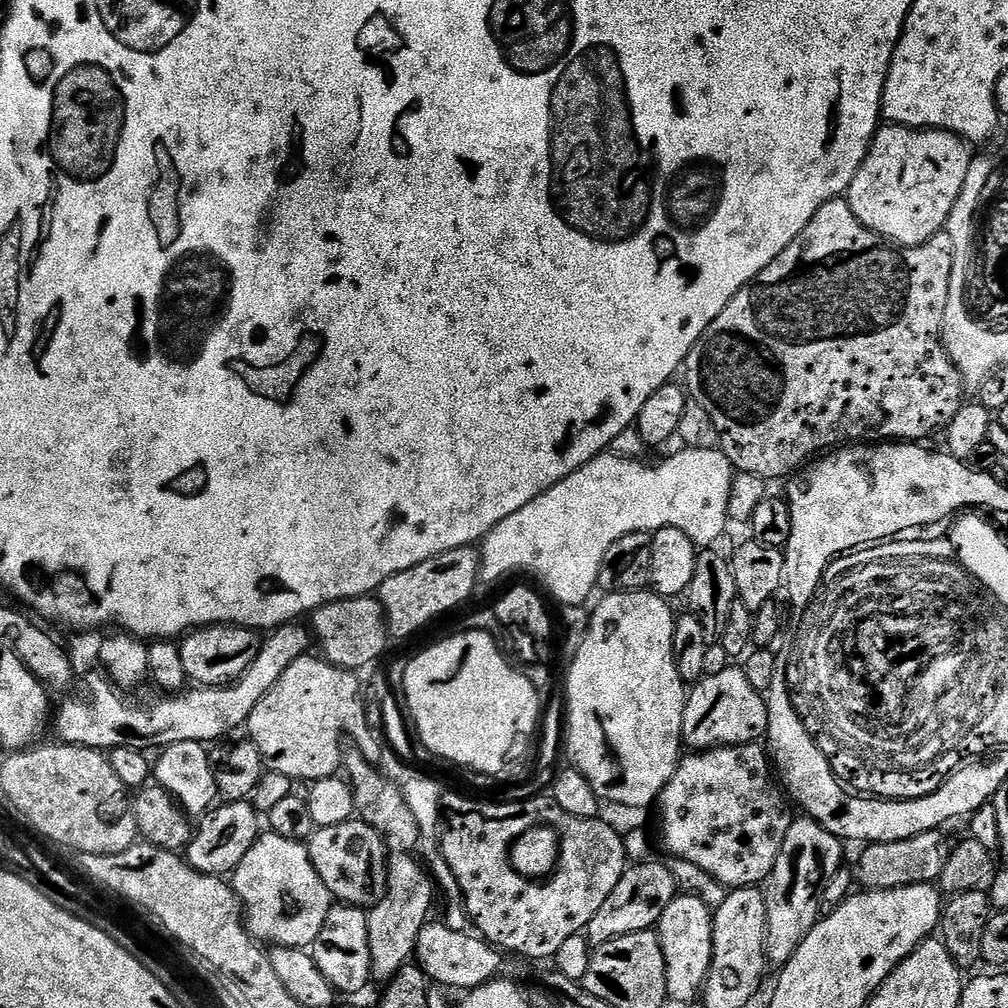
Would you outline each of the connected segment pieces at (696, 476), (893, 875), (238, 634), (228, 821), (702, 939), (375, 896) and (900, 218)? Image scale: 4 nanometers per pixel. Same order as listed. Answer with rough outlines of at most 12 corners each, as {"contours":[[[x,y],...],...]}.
{"contours":[[[684,448],[596,456],[502,518],[500,572],[587,605],[606,550],[677,528],[712,546],[734,469]],[[943,831],[867,845],[854,876],[864,890],[939,881]],[[234,624],[179,641],[182,670],[201,688],[232,684],[262,640]],[[248,800],[221,803],[195,825],[188,865],[203,876],[235,872],[262,835]],[[677,894],[658,931],[671,1003],[704,991],[713,909]],[[364,819],[317,828],[306,843],[339,903],[384,896],[390,848]],[[877,127],[846,193],[862,226],[917,248],[961,203],[973,149]]]}

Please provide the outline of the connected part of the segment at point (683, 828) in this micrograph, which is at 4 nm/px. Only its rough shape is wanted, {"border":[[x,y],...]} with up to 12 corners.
{"border":[[759,743],[685,755],[660,836],[729,890],[794,819]]}

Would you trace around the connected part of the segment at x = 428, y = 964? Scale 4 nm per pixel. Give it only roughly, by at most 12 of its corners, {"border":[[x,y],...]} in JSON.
{"border":[[429,922],[414,953],[433,985],[481,988],[503,958],[471,931]]}

